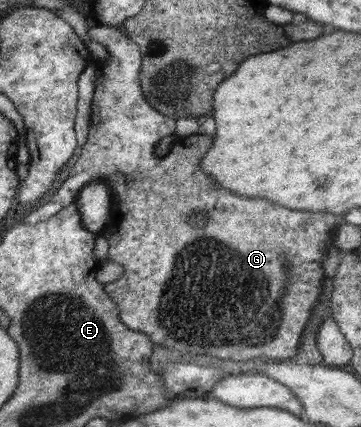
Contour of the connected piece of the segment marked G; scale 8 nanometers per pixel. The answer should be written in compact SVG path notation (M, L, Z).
M90 24L88 35L90 40L105 47L106 52L109 53L109 59L100 63L95 69L95 85L91 100L91 121L86 142L80 146L81 148L76 155L75 161L70 165L69 175L54 192L54 195L47 203L41 204L36 210L26 215L22 223L34 225L45 222L49 216L60 212L65 206L74 203L85 184L92 180L102 180L112 189L113 204L112 211L110 212L111 216L109 217L110 222L99 235L108 243L106 261L118 262L123 268L121 276L110 283L106 283L104 289L111 297L113 303L120 309L121 323L126 328L146 334L149 340L154 340L154 344L158 344L158 346L174 348L174 350L180 350L180 352L190 352L192 350L192 354L202 354L202 348L204 348L204 354L218 356L218 358L228 358L228 360L246 360L246 358L254 358L254 356L266 356L266 358L262 359L268 360L294 358L304 327L310 318L310 310L312 310L314 301L318 298L318 294L321 291L320 284L323 284L322 278L324 278L324 274L322 274L322 256L327 254L326 250L328 250L328 246L331 246L330 242L324 242L324 240L332 240L332 230L336 229L336 218L334 218L333 214L328 214L327 212L322 212L322 214L292 212L288 208L270 204L266 200L246 200L246 198L238 196L237 193L220 188L213 182L213 176L205 172L200 165L200 160L202 160L212 146L212 136L210 135L204 136L197 133L190 135L175 144L165 156L155 157L153 154L155 142L160 140L160 138L164 138L164 136L174 135L176 120L162 115L157 110L154 110L149 102L144 101L138 82L140 53L136 44L124 34L122 29L106 27L106 25Z

